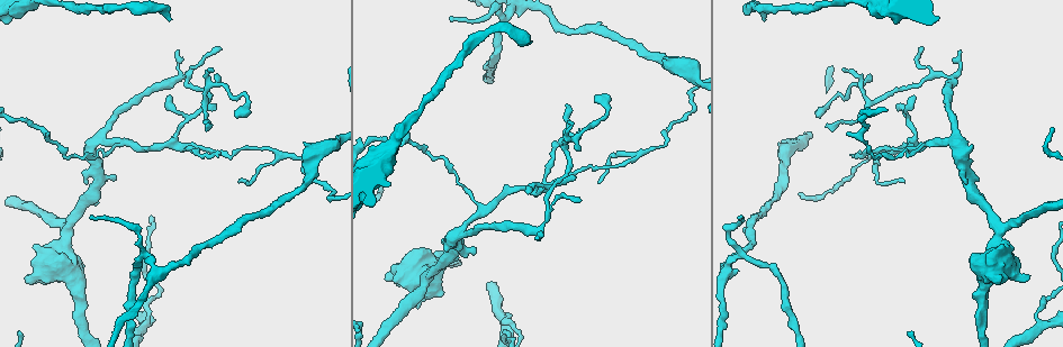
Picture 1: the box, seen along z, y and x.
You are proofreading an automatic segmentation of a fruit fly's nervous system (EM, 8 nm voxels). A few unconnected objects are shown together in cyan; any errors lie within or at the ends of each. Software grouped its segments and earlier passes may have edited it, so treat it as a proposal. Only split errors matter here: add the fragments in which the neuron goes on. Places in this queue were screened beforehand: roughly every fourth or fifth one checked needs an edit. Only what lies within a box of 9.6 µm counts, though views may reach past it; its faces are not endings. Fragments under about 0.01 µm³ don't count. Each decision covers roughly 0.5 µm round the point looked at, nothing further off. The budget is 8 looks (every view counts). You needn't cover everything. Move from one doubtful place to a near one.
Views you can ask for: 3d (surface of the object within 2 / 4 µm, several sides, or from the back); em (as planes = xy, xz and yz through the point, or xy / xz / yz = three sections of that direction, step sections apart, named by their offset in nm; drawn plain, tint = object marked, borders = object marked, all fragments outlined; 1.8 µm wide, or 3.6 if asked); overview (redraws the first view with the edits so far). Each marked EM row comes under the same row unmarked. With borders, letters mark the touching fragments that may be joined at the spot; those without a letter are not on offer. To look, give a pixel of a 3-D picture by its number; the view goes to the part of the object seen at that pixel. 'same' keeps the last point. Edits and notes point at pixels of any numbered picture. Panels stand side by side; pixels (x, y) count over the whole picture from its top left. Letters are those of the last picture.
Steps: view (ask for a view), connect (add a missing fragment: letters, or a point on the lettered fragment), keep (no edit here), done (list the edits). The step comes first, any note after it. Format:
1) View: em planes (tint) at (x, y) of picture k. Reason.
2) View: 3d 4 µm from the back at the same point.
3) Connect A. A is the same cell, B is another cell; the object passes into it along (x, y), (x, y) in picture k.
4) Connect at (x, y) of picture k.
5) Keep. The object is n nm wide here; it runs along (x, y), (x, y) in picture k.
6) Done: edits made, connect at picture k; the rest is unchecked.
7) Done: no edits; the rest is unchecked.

View: em xz step 4 (tint) at (169, 20) of picture 1. Long arm stops here.

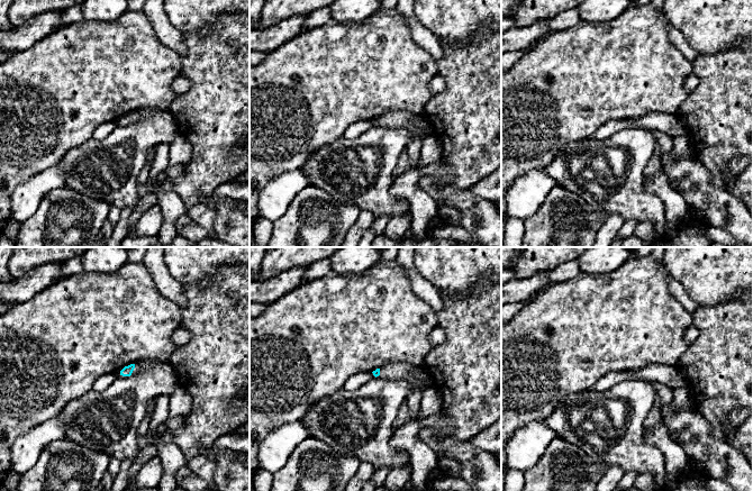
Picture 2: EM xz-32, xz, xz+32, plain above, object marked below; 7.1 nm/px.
View: em planes (borders) at the same point. Cut it another way.

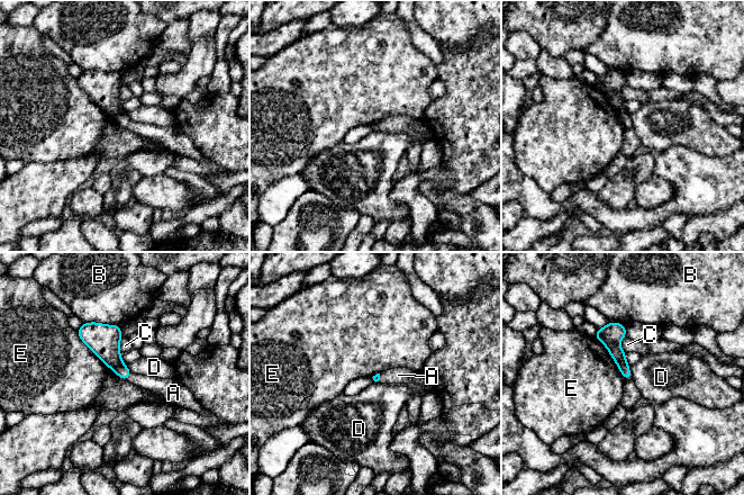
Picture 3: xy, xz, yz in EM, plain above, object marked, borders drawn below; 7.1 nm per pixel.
Connect A. A is the same cell, B, C, D and E are other cells; the object passes into it along (107, 349), (129, 376), (162, 387) in picture 3; it goes on there.

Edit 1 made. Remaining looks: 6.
View: em xy step 8 (borders) at (574, 124) of picture 1. Tapers out.

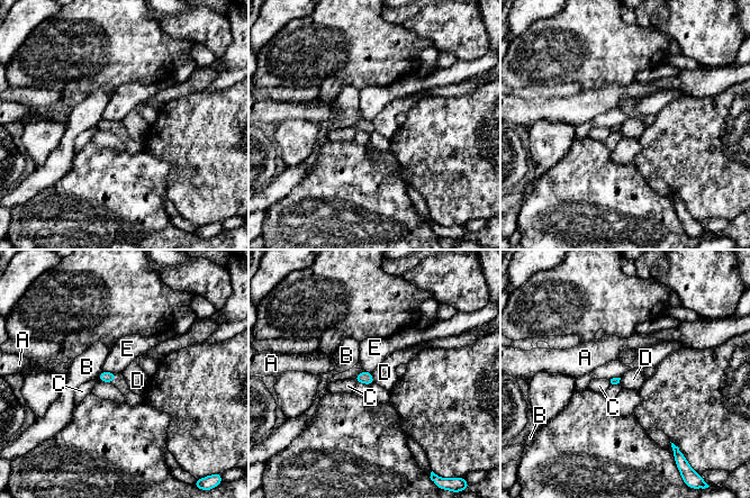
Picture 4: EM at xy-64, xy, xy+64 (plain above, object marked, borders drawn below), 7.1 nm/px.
Keep. A, B, C, D and E are other cells; a border runs along (371, 372), (374, 382) in picture 4; none of them fits.

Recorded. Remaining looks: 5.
View: em planes (borders) at (92, 215) of picture 1. Branch stops here.

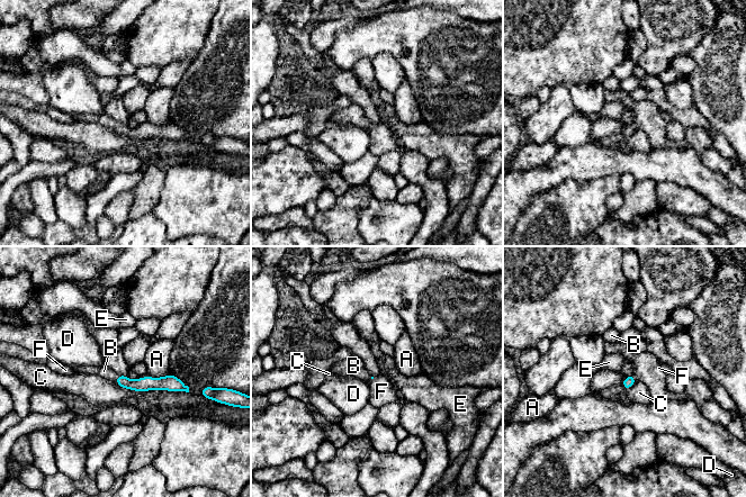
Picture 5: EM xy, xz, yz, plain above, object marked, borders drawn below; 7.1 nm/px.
Connect B. B is the same cell, A, C, D, E and F are other cells; the object passes into it along (144, 383), (116, 378), (104, 371) in picture 5; it goes on there.

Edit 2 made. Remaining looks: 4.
Done: edits made, connect at picture 3, connect at picture 5; the rest is unchecked.

